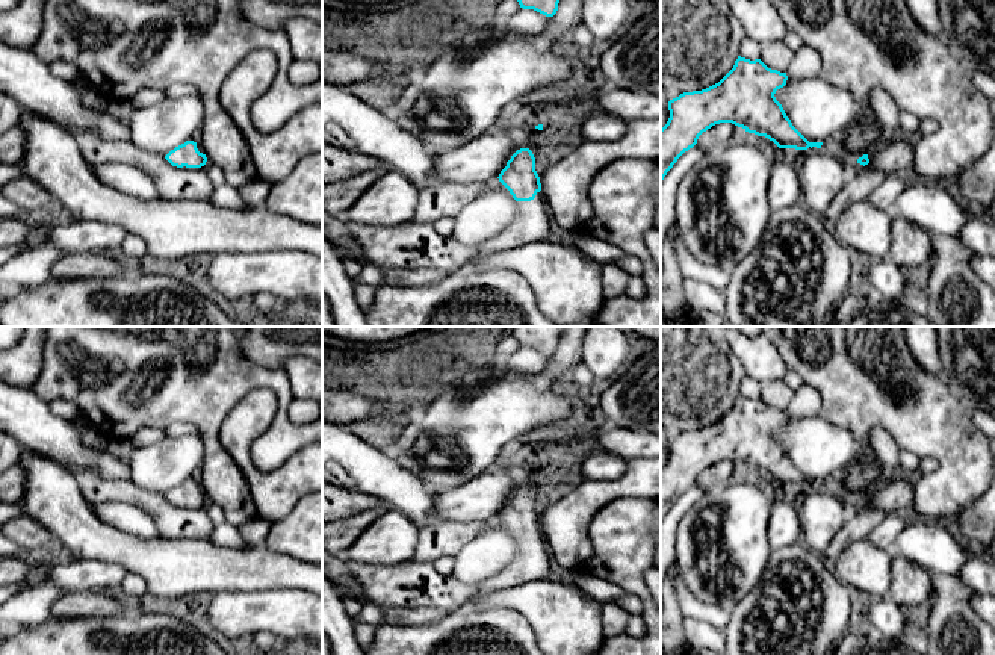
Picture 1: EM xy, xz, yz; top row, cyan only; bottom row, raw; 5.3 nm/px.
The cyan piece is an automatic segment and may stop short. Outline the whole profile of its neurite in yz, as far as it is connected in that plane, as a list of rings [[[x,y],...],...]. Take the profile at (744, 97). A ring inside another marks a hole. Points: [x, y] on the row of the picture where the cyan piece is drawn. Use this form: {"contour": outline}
{"contour": [[[738,56],[718,83],[670,100],[670,118],[661,129],[661,182],[677,159],[697,144],[699,136],[720,123],[765,136],[779,148],[821,148],[823,142],[809,142],[792,126],[776,100],[776,91],[786,80],[786,73],[768,68],[761,59]]]}

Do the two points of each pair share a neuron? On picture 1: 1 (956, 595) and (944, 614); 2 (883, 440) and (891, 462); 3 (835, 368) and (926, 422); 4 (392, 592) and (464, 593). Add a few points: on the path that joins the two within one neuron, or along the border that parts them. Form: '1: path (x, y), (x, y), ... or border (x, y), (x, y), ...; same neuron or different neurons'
1: path (951, 599), (944, 610); same neuron
2: path (883, 445), (889, 457); same neuron
3: path (858, 374), (895, 412), (903, 412); same neuron
4: path (410, 592), (421, 598), (431, 593), (446, 593); same neuron

